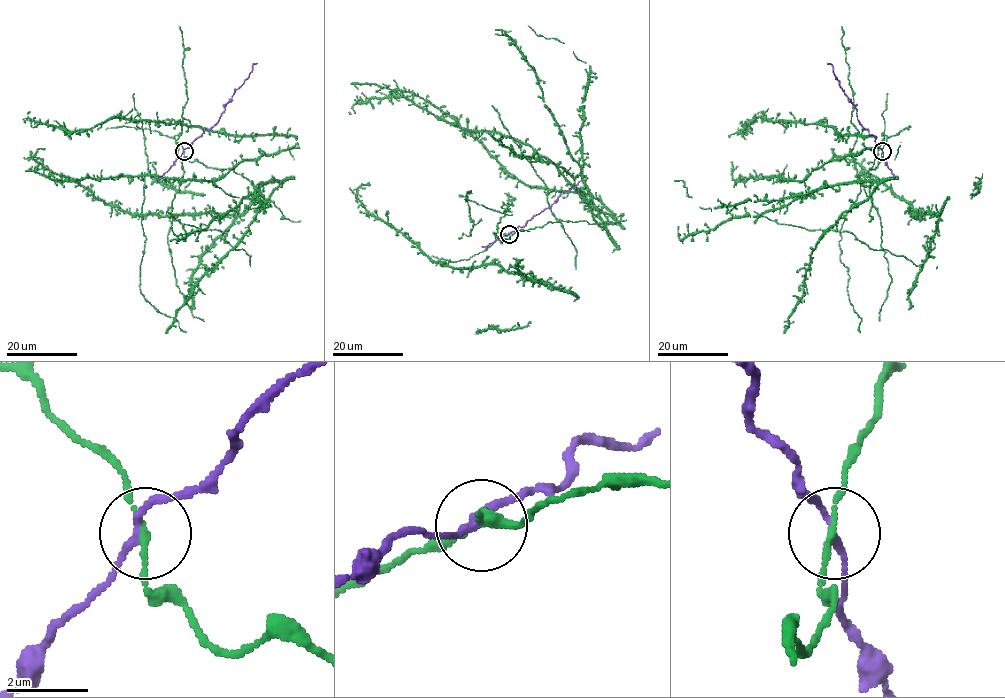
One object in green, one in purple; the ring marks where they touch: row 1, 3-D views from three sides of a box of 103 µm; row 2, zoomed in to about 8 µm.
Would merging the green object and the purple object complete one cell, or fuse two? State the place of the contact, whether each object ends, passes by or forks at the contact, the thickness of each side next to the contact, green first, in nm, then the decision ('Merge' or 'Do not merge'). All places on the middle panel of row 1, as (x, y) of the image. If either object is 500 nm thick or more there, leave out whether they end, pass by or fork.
Place: (509, 234). At the ring green passes by. At the ring purple passes by. Thickness 120 nm (green) against 150 nm. Do not merge

